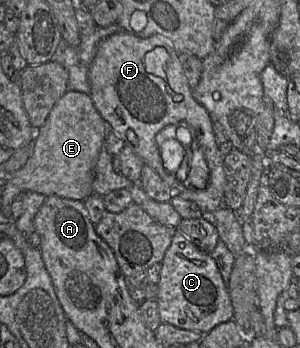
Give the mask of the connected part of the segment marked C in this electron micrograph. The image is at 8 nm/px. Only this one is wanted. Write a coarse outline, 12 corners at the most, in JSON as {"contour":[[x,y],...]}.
{"contour":[[176,230],[161,261],[160,320],[210,332],[233,320],[215,260]]}

